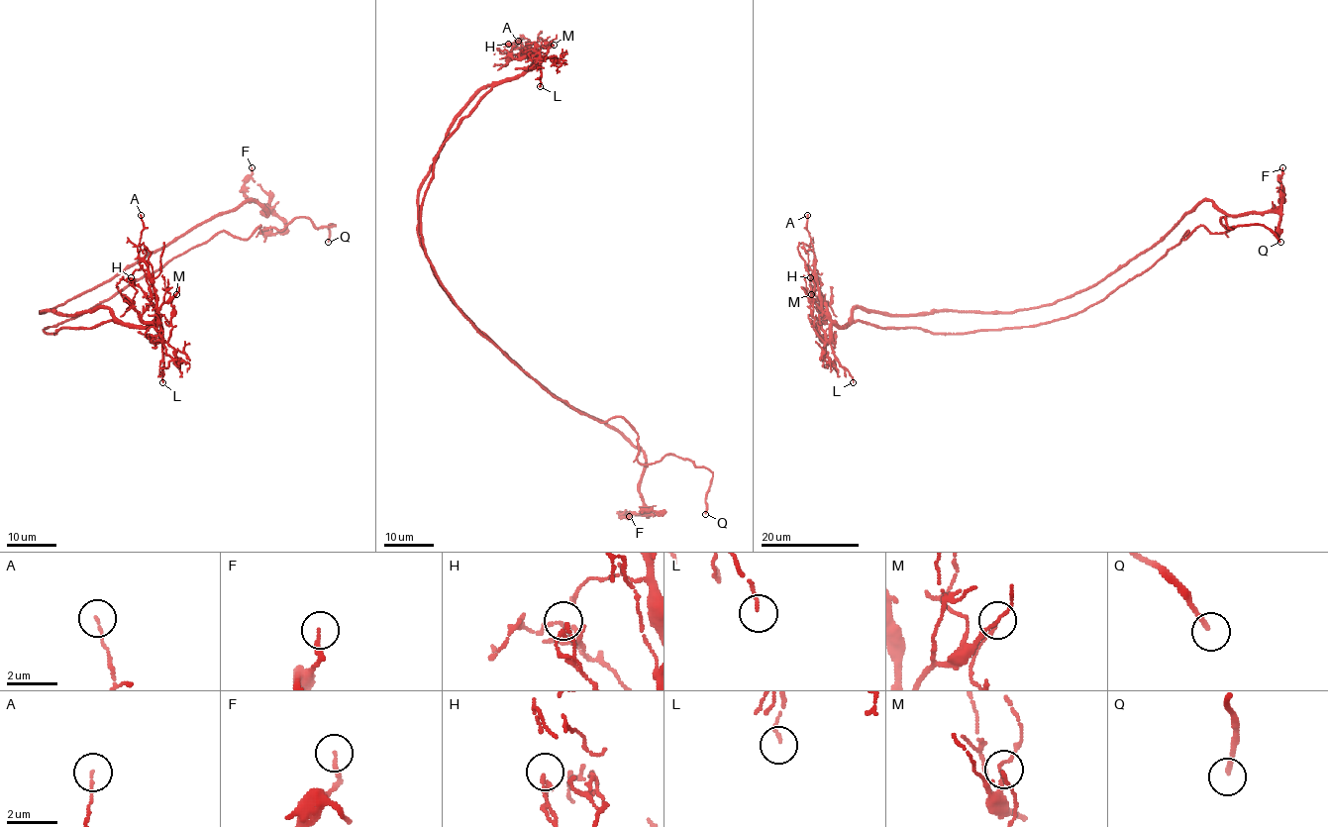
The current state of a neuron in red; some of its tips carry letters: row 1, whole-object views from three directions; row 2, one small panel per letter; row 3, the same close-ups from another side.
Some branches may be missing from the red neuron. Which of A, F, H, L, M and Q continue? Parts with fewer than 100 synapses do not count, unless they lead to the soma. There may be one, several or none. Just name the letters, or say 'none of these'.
Q

